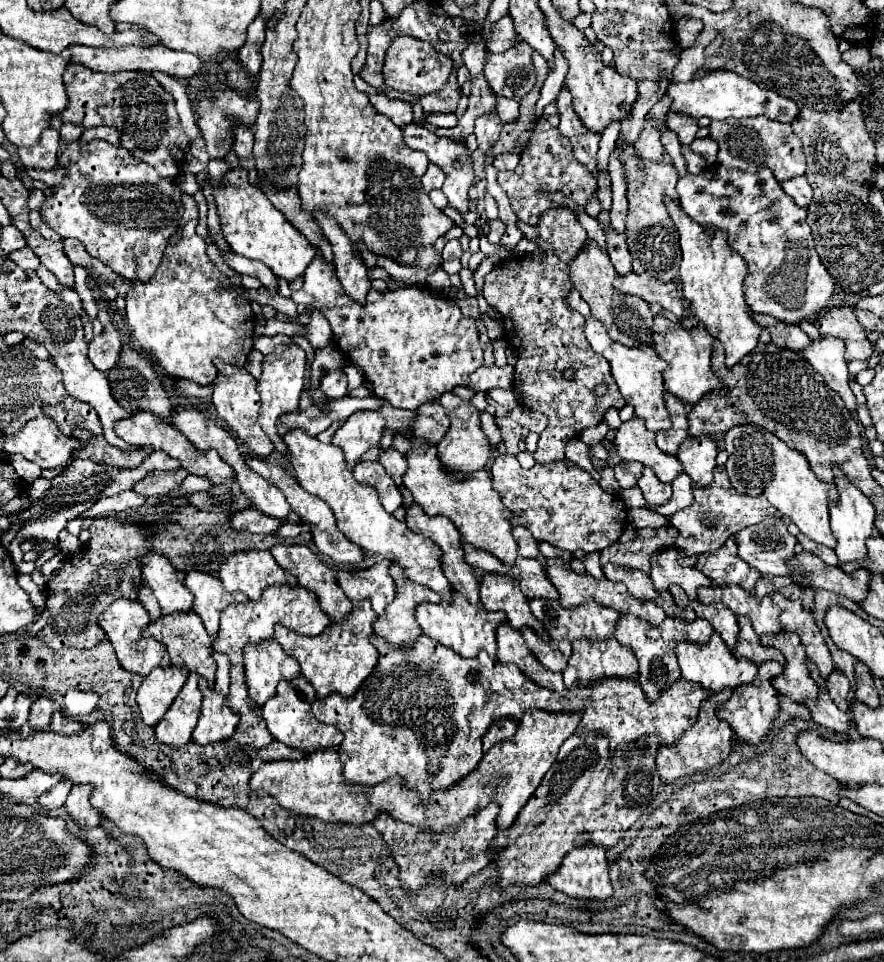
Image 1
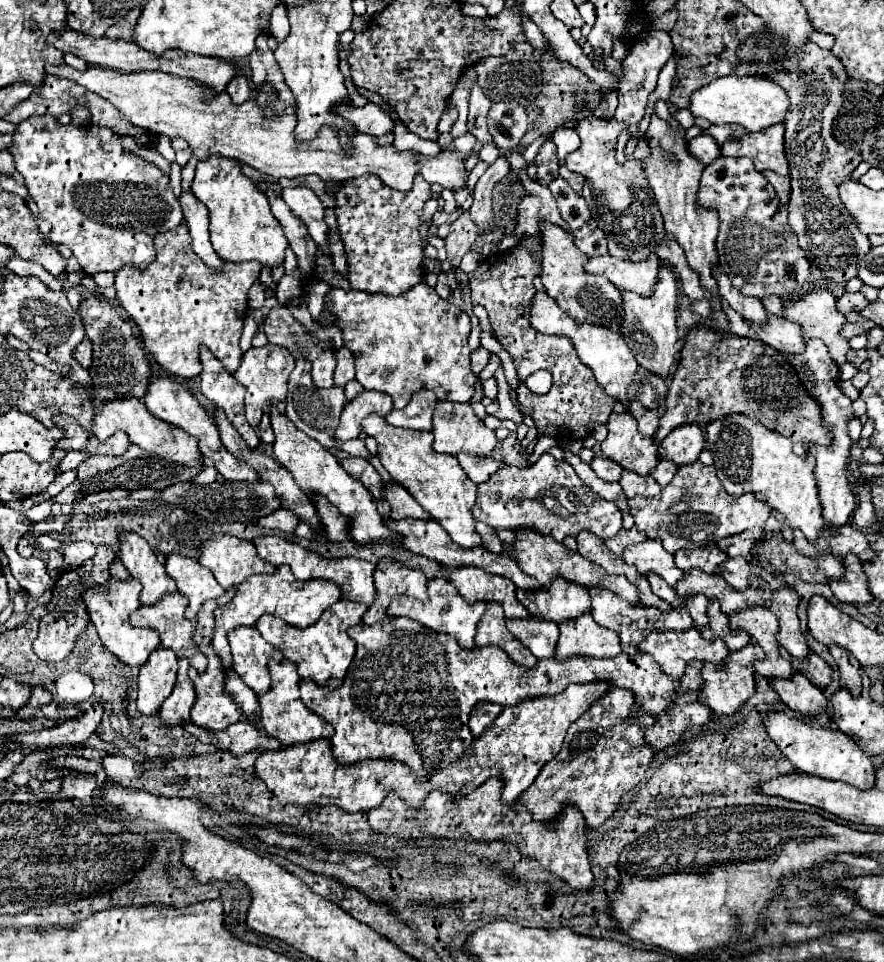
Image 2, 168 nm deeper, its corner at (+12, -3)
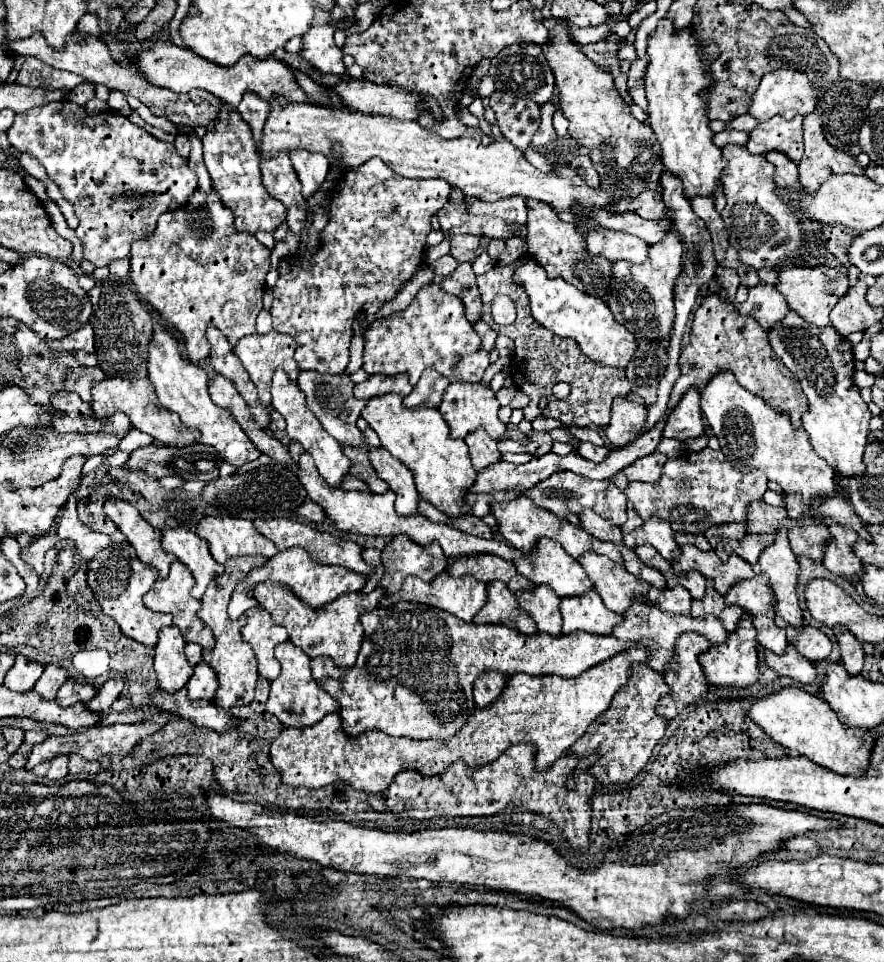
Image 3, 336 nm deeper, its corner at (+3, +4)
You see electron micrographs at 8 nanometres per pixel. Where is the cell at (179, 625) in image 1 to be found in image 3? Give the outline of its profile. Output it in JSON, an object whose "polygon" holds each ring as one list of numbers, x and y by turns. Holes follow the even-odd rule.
{"polygon":[[175,560,173,566,171,566,171,570,169,570,169,576,167,576,167,578,159,578,159,580,153,584,153,588,143,596,143,602,145,602,145,606,147,606,149,610,153,610,153,612,169,612,169,614,173,616,173,624,181,630,181,634,183,634,183,638,185,638,187,642,195,642,195,644,199,644,199,646,203,646,203,648,211,648,213,642,215,642,213,632,211,632,209,626,207,626,205,622,201,622,201,618,197,616,199,600,195,600,195,598,189,596,189,590,193,588,193,584,195,584,195,580,193,580,189,568,187,568,185,564,181,564,181,562]]}

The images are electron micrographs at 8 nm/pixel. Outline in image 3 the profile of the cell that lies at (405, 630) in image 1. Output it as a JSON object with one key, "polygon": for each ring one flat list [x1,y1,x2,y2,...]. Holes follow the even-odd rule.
{"polygon":[[405,534,393,536,393,540,381,550,381,564,385,574,379,586,385,594,395,594,401,588,405,576,413,574,421,580,433,580,447,568,447,556,437,542,421,546,409,540]]}

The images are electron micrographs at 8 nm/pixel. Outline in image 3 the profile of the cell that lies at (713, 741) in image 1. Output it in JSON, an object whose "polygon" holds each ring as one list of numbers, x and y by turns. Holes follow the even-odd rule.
{"polygon":[[683,632,677,642,675,642,675,654,673,658,667,662,667,670,665,670,665,682,669,684,671,692,659,700,659,708,657,708,657,714,661,714,663,718,671,720,675,718,677,714,681,714,691,702,699,700,701,694,707,692,707,682,705,682,705,674,703,674,703,668,697,660,697,656,701,652,705,652,707,648,711,646,711,642,707,638,703,638,701,634,695,634,695,632]]}

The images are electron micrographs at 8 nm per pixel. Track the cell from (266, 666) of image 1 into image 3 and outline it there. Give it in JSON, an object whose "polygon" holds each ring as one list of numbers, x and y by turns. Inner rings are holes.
{"polygon":[[255,606,247,612,247,624,241,630,241,638,251,644,259,662,259,674,267,680,275,680,281,672,281,666,273,656,273,648,289,640,287,630,275,624,271,614,263,606]]}

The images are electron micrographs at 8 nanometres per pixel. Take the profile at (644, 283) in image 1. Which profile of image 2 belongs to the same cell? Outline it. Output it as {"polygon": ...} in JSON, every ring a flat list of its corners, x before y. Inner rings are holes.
{"polygon":[[604,255,590,259,586,269,592,275,606,277,620,291,634,291,640,293,642,297,650,297,654,293,654,287,658,285,660,259,656,255,650,255,642,263,632,263,616,259,612,255]]}

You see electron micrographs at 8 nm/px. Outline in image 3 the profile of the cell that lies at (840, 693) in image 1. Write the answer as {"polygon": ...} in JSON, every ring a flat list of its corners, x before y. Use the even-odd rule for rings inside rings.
{"polygon":[[779,616,775,618,775,622,787,630,787,638,797,648,797,652,809,658,811,662,829,656,831,640,819,628,813,628,809,624,803,624,801,628,793,628,787,622,783,622]]}

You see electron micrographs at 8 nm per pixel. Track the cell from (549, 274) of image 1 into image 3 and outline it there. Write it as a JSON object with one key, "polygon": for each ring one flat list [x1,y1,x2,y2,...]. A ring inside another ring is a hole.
{"polygon":[[515,262,511,266,495,264,487,274,477,276,477,288,479,288,481,300,483,300,483,314,481,314,483,320,495,332,509,336,515,344,515,354,513,354,509,368,511,368,511,376,513,376,515,386,531,398,529,406,525,408,525,414,543,414,543,416,557,418,565,424,575,424,579,427,589,427,589,424,607,426,609,416,611,416,613,398,627,396,631,392,631,386,625,378,625,370,607,368,607,366,601,366,599,362,593,362,591,358,581,354,577,342,573,342,571,338,561,338,561,336,553,334,551,330,545,330,539,322,535,322,529,314,529,300,525,298,525,292,521,290,521,286,517,286,511,280,515,268,517,268],[497,294,507,294,517,306,517,320,511,326,499,326,491,318,491,300],[555,382,567,382,571,386,569,398,557,400,553,396,551,388],[541,396,545,396,549,402,545,410,539,410]]}

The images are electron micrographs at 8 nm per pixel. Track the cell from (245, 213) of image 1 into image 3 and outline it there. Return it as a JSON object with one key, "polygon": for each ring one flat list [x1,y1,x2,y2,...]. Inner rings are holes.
{"polygon":[[223,108,219,118,205,126,207,134,203,136,203,154,205,166,211,174,213,188,219,192,223,204,235,214,235,228,239,232,275,232,275,228,287,216,287,208,269,196,261,182,259,154,251,136,247,122,239,116,235,108]]}

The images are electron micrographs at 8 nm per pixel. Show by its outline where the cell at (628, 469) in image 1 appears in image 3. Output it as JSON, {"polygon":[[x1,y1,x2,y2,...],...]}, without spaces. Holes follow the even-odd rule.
{"polygon":[[581,442,581,444,575,448,575,452,577,452,579,456,583,456,585,460,591,460,591,462,601,462,601,460,605,460,605,456,609,454,609,450,607,450,605,446,595,446,595,444,591,444,591,442]]}

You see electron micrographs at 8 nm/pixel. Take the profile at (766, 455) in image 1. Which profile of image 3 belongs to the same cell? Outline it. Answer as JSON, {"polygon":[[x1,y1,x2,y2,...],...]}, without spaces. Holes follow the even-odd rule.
{"polygon":[[725,370,715,374,709,386,701,388,701,410,717,436,723,454,737,466,737,470,759,468,769,480,775,480,783,492,799,492,809,504,813,496,825,496,835,492,835,470,813,450,805,430,793,430,785,412,775,410,759,394,745,390,733,376]]}

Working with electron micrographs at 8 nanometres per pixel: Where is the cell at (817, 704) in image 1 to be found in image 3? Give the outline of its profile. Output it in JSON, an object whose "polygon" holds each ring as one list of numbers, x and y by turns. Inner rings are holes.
{"polygon":[[787,644,787,650,785,650,783,656,773,654,771,650,763,650,761,646,759,646,759,652,765,654,765,664,773,672,791,676,793,680,797,680,801,684,811,684,815,680,815,668,813,668,813,664,805,656,801,656,791,644]]}

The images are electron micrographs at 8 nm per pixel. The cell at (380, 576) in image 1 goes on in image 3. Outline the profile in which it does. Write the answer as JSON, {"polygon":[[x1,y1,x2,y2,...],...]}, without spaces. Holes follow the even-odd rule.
{"polygon":[[287,518,255,520,253,524,255,524,255,528,257,528,263,536,267,536,269,540,275,542,277,550,287,550,287,548,291,548,291,546,301,546,301,548,305,548,305,550,311,554,311,558,313,558,315,562,345,566,345,568,351,568,351,570,355,570,355,572,363,572,363,575,367,578,367,584,365,584,363,590,361,590,363,594,369,594,375,590,377,584,379,584,379,580,381,580,381,576,383,576,383,566,371,568,371,566,367,566,367,564,363,562,363,558,361,558,361,546,357,546,355,542,343,540,343,538,333,536,333,534,327,534,327,532,319,532,319,530,315,530,315,528,311,528,311,526,303,524,303,522,287,520]]}

